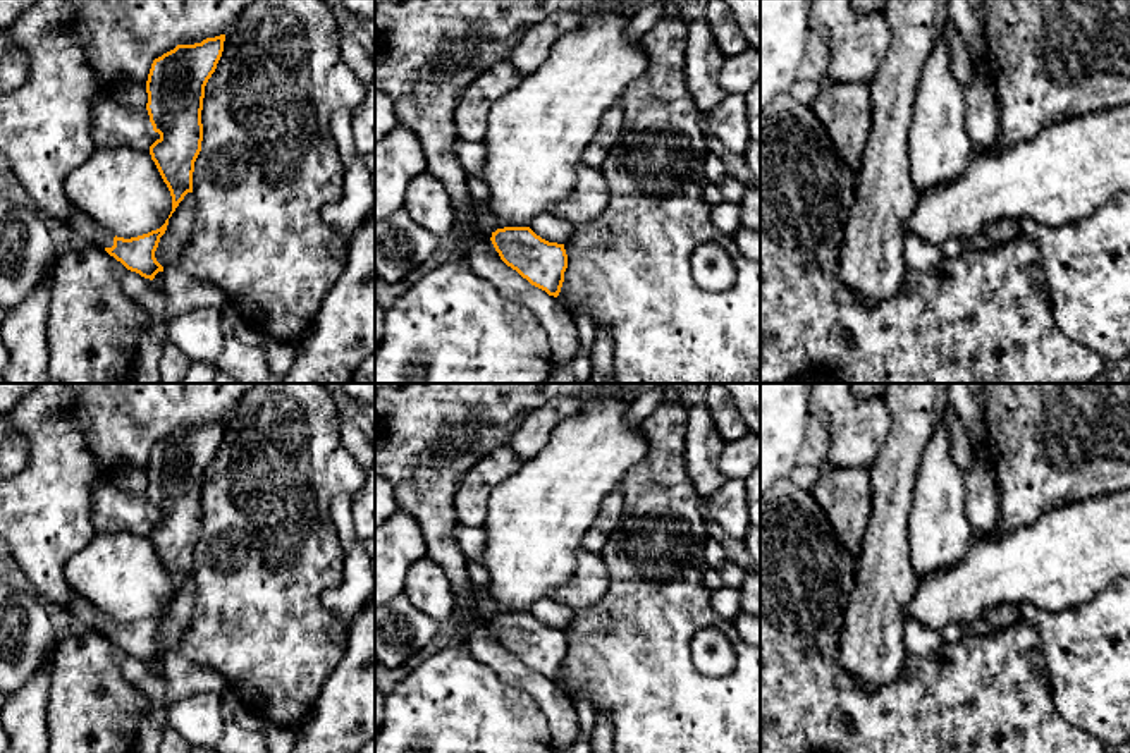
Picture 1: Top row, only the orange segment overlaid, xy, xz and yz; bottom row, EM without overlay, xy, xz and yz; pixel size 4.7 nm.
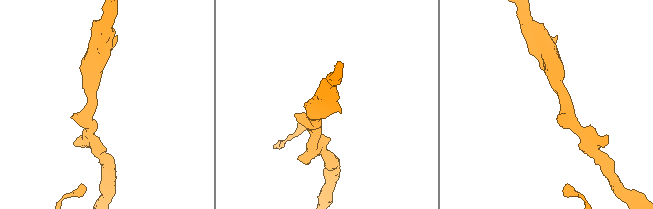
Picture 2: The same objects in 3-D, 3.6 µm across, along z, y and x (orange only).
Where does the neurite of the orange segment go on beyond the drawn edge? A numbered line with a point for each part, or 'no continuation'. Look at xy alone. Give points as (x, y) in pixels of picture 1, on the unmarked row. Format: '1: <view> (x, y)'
1: xy (93, 619)

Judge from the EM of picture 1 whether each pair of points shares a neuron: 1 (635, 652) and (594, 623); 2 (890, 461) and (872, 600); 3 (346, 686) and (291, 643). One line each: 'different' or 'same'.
1: same
2: same
3: different

